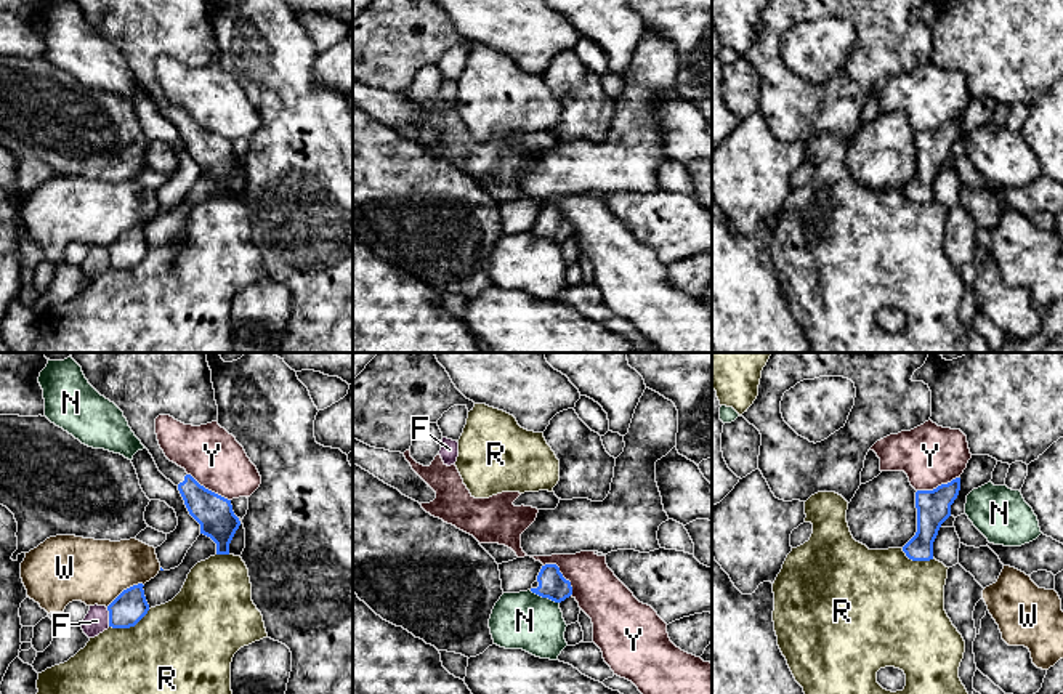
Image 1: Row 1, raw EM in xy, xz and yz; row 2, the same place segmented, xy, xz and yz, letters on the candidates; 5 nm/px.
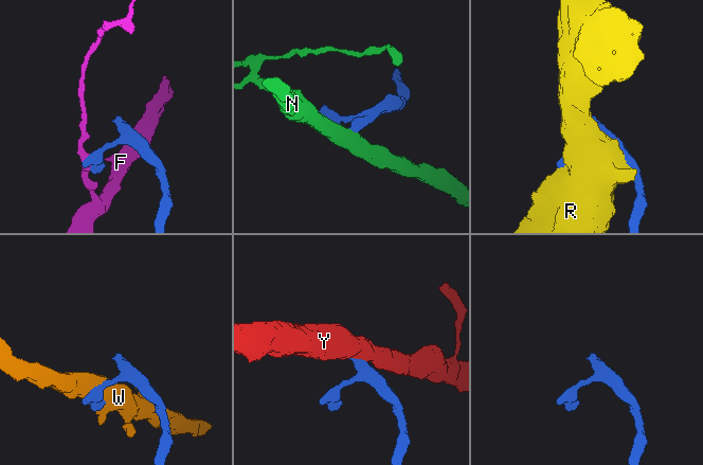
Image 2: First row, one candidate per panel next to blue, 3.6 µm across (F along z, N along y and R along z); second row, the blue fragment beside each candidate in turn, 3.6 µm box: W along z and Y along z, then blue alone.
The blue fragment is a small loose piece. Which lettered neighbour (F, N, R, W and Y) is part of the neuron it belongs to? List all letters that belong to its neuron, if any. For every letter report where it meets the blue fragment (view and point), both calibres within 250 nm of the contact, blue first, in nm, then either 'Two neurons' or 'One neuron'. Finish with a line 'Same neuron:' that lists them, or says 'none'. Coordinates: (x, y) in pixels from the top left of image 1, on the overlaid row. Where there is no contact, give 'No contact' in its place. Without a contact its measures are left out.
F: Touches blue at xy (109, 617). Thickness 170 nm (blue) against 120 nm. Two neurons
N: Touches blue at xz (544, 597). Thickness 140 nm (blue) against 280 nm. Two neurons
R: Touches blue at xy (129, 627). Thickness 170 nm (blue) against 440 nm. Two neurons
W: Touches blue at xy (124, 590). Thickness 170 nm (blue) against 320 nm. Two neurons
Y: Touches blue at xz (561, 576). Thickness 140 nm (blue) against 240 nm. Two neurons
Same neuron: none

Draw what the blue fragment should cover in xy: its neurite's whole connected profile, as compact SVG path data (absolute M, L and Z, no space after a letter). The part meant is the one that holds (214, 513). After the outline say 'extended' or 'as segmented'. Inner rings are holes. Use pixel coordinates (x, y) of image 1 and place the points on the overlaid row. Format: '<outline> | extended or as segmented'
M71 353L82 367L88 383L114 402L128 426L152 455L159 471L180 490L189 514L200 524L200 534L216 543L216 555L229 555L229 543L240 526L231 500L200 486L184 468L170 462L159 446L156 418L170 415L175 420L200 426L218 420L218 406L212 383L212 370L205 353Z | extended

